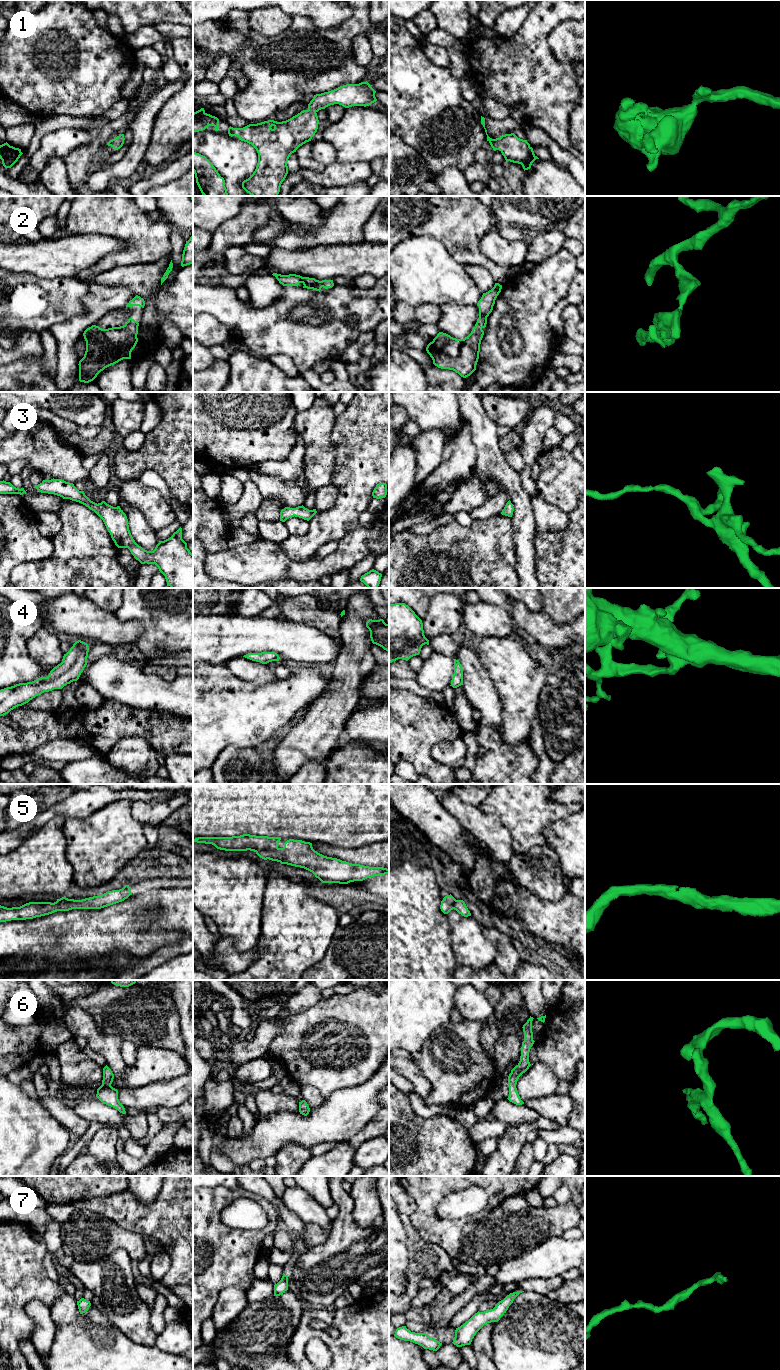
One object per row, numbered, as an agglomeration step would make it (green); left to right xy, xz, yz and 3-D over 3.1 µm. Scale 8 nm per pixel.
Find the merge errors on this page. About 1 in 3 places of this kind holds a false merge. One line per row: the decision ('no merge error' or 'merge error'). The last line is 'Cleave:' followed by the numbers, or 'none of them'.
1: no merge error
2: no merge error
3: no merge error
4: no merge error
5: no merge error
6: no merge error
7: no merge error
Cleave: none of them

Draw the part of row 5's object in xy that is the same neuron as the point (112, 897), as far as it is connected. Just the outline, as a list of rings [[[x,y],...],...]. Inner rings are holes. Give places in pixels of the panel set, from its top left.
[[[129,885],[122,889],[108,891],[102,895],[82,900],[68,899],[65,896],[56,902],[29,902],[20,907],[7,908],[0,905],[0,922],[26,920],[72,909],[101,909],[127,899],[131,894]]]

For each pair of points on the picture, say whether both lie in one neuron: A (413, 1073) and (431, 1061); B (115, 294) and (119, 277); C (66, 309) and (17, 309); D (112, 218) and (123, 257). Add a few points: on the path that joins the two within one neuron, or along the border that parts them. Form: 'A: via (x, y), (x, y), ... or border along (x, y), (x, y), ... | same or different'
A: border along (411, 1054), (420, 1072), (428, 1081), (430, 1089) | different
B: border along (94, 283), (125, 286), (135, 295) | different
C: via (54, 309), (29, 309) | same
D: via (123, 228), (137, 242), (137, 249), (134, 252) | same

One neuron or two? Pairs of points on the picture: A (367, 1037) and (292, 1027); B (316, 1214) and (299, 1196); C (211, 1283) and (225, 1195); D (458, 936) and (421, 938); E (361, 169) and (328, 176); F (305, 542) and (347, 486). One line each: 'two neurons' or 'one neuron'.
A: one neuron
B: one neuron
C: one neuron
D: two neurons
E: one neuron
F: one neuron

